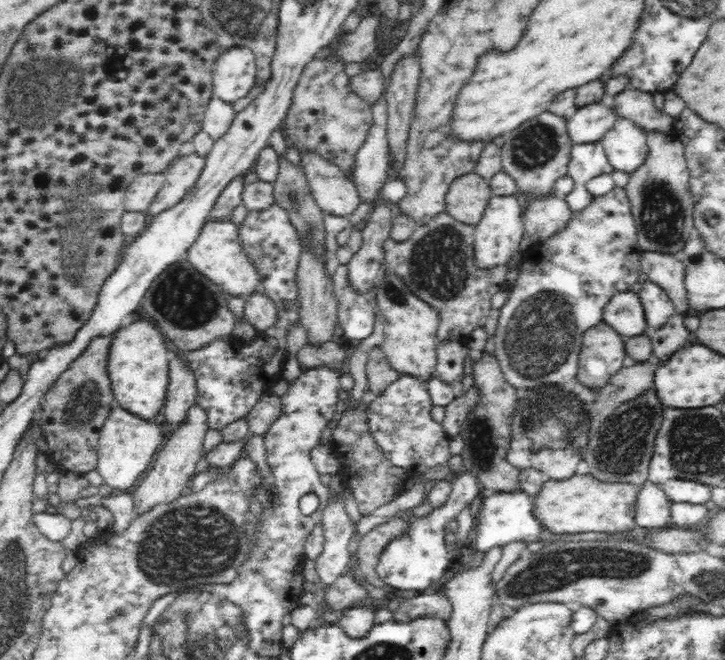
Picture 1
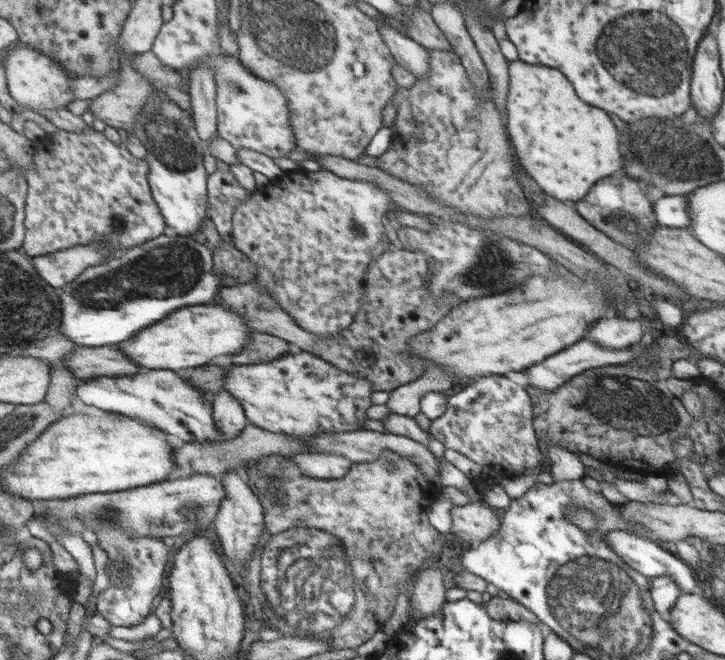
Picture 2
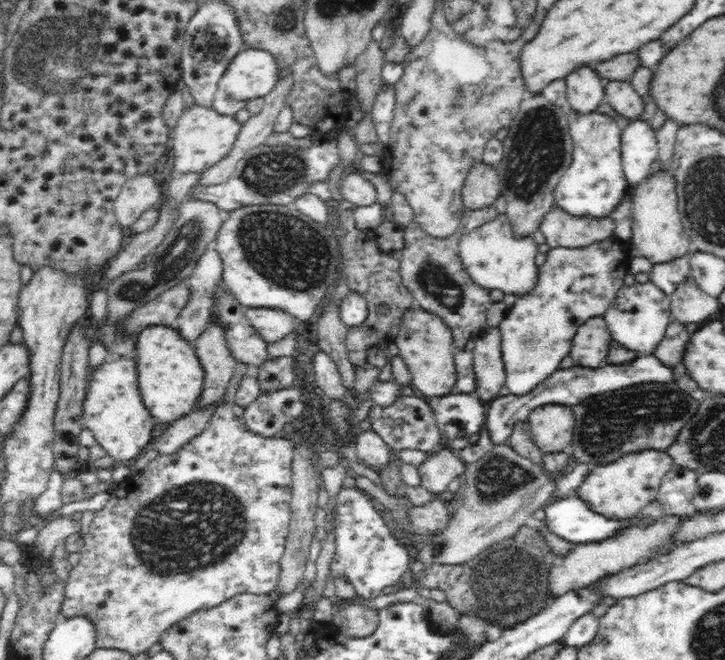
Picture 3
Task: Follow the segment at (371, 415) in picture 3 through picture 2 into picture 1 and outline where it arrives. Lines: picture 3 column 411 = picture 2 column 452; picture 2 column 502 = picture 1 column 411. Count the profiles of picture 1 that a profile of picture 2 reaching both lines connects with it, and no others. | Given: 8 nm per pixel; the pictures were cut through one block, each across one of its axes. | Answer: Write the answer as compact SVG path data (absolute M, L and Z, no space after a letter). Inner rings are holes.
M402 376L386 387L380 397L370 397L368 424L380 450L393 466L423 474L438 465L446 465L450 457L450 437L442 431L441 423L431 418L433 403L427 390L427 382L414 377Z

